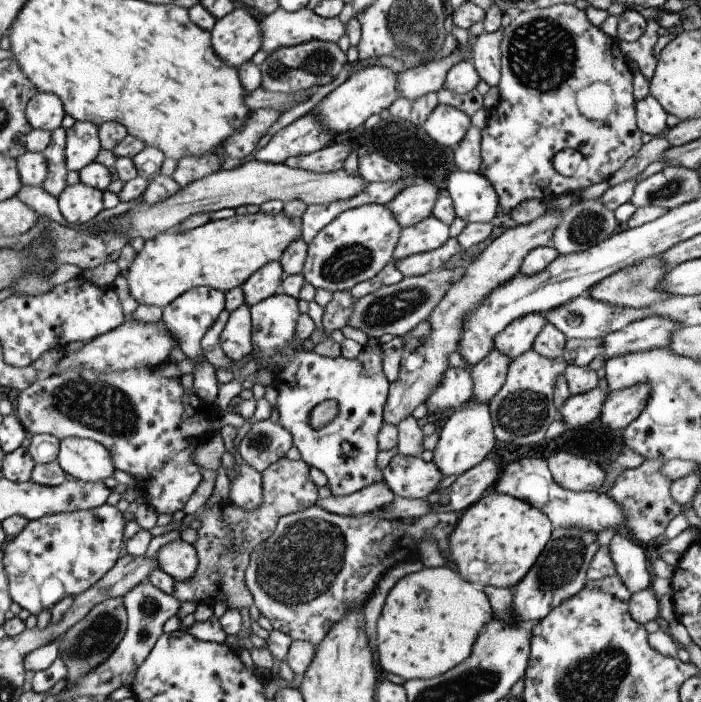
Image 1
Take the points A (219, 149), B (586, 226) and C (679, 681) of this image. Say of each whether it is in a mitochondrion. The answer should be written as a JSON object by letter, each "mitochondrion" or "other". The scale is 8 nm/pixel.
{"A":"other","B":"mitochondrion","C":"other"}

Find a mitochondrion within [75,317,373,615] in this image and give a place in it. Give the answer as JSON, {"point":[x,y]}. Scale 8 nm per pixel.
{"point":[300,564]}

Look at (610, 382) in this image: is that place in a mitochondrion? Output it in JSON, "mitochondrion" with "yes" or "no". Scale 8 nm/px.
{"mitochondrion":"no"}

